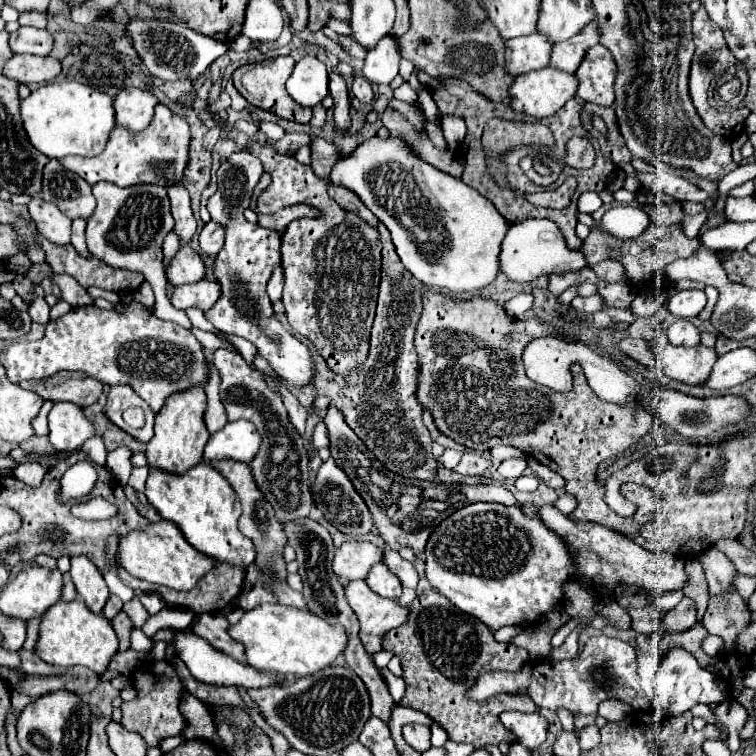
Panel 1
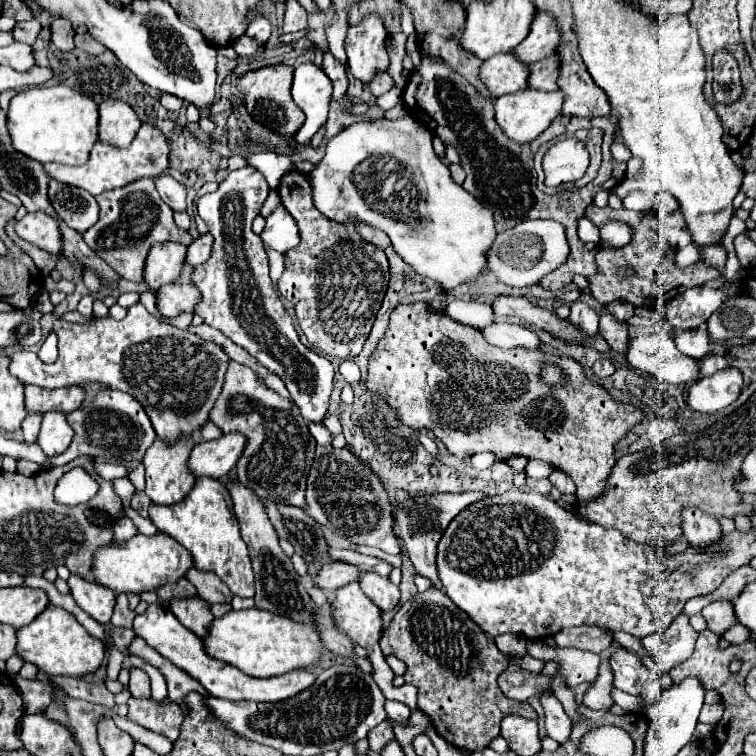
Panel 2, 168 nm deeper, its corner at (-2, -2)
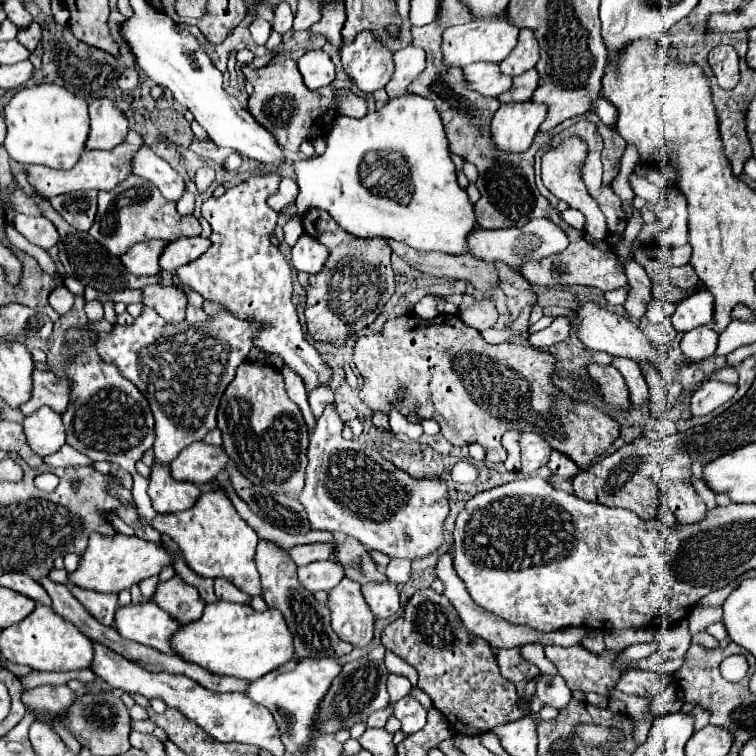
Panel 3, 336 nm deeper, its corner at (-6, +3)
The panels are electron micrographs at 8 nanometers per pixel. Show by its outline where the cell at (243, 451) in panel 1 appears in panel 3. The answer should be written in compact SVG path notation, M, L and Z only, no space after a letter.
M193 442L193 446L187 446L169 466L173 478L201 486L213 482L227 464L229 456L223 446Z

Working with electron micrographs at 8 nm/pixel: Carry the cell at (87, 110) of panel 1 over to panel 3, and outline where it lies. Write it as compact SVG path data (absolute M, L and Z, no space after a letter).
M39 84L21 88L5 104L5 150L19 164L45 164L51 168L71 168L85 152L89 138L87 102L63 86Z

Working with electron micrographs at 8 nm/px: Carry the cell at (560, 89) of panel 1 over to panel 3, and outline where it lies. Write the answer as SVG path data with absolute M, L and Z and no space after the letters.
M527 100L501 104L491 120L493 140L501 150L525 152L531 146L545 116L547 106L541 102Z

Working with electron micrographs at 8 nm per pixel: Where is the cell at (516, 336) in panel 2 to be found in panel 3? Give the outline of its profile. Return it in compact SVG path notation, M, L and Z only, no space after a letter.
M483 296L483 300L477 300L475 306L463 310L459 316L461 316L461 320L463 320L467 326L471 326L471 328L483 332L483 330L487 330L487 328L493 328L493 324L497 322L495 302L493 302L491 298L487 298L487 296Z

